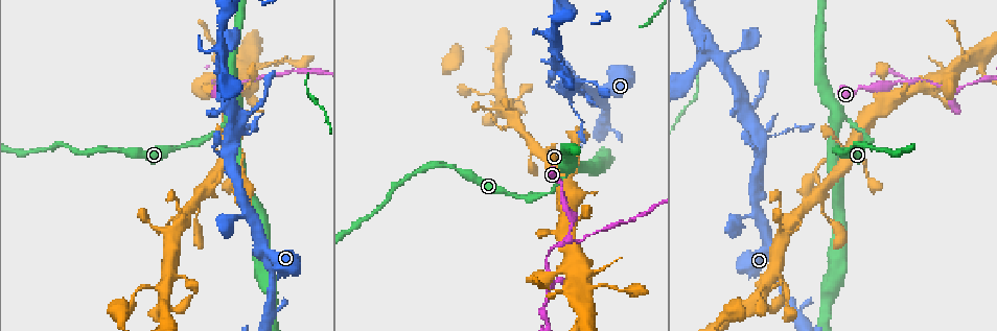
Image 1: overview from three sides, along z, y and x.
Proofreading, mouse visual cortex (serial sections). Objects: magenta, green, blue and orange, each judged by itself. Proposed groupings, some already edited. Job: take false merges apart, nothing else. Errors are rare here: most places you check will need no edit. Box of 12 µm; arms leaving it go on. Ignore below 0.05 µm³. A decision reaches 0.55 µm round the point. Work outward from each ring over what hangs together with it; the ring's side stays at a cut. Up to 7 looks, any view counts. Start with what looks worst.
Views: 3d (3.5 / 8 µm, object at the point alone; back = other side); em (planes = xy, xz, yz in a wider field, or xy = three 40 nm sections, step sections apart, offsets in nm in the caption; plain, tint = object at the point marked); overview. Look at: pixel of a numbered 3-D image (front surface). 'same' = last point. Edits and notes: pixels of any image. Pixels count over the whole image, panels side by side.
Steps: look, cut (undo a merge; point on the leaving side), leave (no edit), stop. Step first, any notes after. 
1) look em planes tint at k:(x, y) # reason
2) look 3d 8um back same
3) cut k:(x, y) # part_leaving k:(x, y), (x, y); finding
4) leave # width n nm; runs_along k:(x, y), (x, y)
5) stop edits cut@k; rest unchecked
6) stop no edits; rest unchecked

look 3d 3.5um at 1:(909, 84)

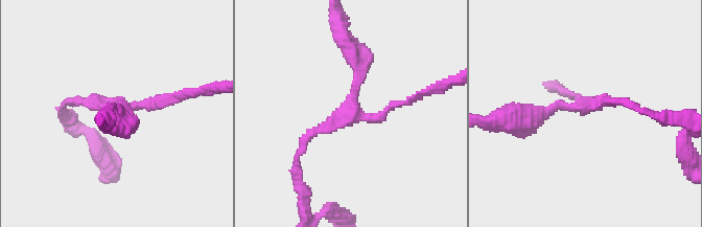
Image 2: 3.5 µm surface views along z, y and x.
look em planes tint at 2:(350, 107)

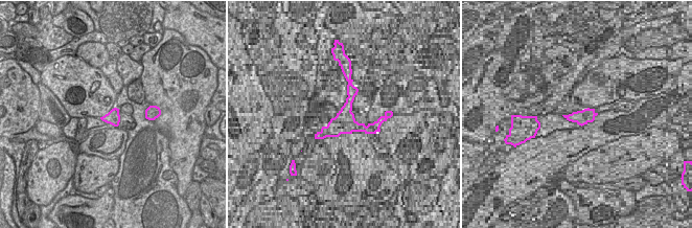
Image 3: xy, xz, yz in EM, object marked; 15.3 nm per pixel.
leave # arm_widths 150, 150, 250 nm; runs_along 2:(521, 120), (559, 104), (626, 100); continuous, no second cell

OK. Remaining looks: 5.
look 3d 8um at 1:(221, 52) # calibre changes

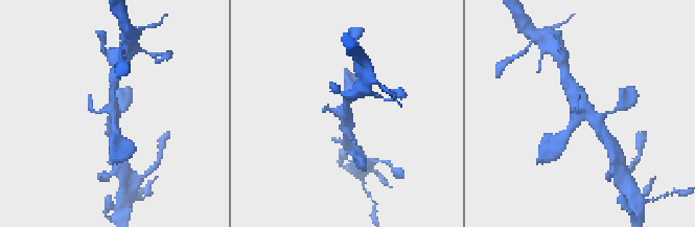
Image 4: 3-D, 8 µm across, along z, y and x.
look 3d 3.5um back at 4:(114, 111)

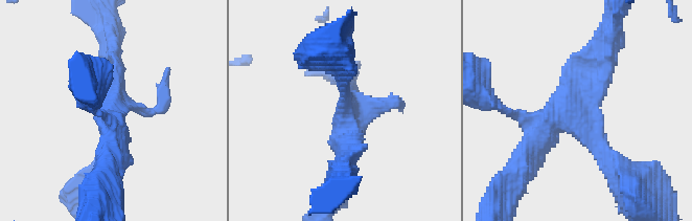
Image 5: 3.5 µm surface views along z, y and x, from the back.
look em xy step 2 tint at 5:(345, 124)

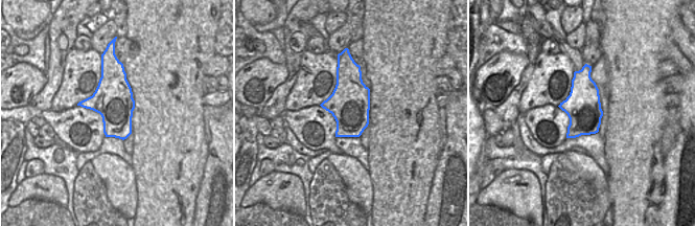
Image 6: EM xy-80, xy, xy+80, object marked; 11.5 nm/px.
leave # runs_along 5:(344, 167), (347, 124), (341, 75); one cell here

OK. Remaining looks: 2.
stop no edits; rest unchecked

